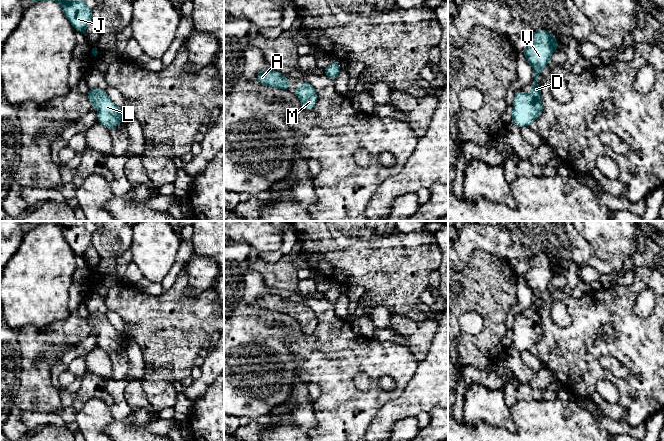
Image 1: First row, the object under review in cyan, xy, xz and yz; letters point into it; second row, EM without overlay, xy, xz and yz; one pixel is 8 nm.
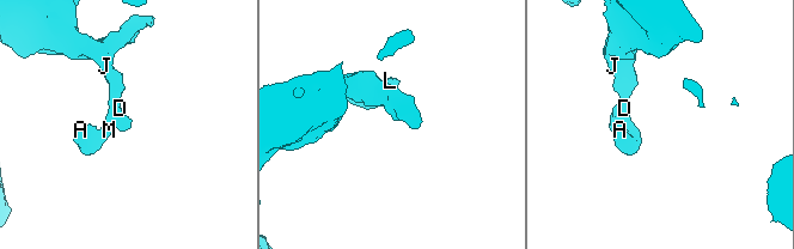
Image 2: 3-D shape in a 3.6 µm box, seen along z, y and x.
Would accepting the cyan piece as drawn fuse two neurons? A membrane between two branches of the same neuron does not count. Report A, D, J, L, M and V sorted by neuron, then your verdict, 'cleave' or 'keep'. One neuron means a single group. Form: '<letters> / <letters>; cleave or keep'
A D J L M V; keep

